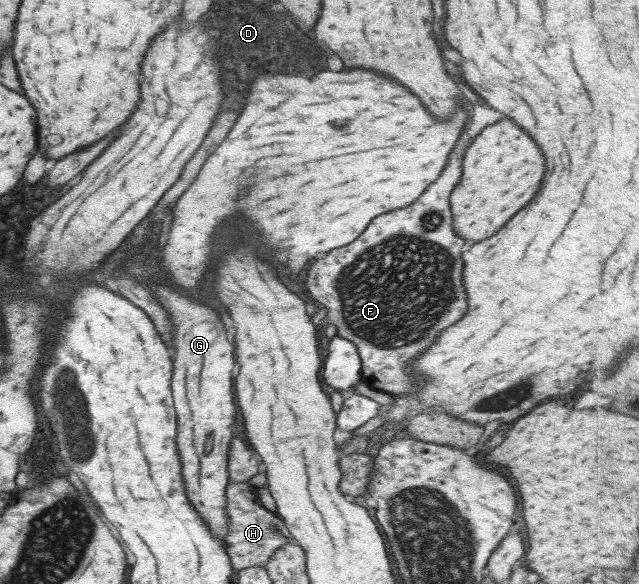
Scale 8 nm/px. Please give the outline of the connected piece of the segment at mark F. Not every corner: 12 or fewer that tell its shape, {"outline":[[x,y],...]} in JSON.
{"outline":[[461,133],[419,201],[306,271],[371,389],[467,311],[449,193]]}

